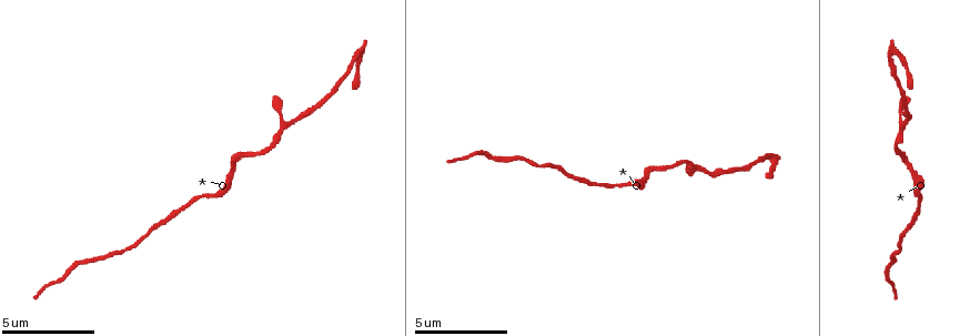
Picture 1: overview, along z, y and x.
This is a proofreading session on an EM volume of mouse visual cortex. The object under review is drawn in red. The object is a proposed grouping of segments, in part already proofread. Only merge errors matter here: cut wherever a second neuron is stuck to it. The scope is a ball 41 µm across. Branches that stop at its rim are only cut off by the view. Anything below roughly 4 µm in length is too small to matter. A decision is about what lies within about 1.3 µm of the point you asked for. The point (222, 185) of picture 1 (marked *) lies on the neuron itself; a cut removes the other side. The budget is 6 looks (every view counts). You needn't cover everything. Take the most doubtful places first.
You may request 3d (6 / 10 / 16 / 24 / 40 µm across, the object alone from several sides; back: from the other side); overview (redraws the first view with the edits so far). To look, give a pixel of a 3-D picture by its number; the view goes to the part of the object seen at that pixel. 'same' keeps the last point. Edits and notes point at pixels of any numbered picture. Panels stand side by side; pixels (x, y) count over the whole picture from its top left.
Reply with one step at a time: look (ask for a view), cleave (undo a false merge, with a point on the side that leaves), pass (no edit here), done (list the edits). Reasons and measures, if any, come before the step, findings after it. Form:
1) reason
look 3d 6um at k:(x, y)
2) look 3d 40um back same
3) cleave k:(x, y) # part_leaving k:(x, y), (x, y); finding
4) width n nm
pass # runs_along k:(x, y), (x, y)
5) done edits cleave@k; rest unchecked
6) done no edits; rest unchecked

sharp bend
look 3d 10um at 1:(765, 154)

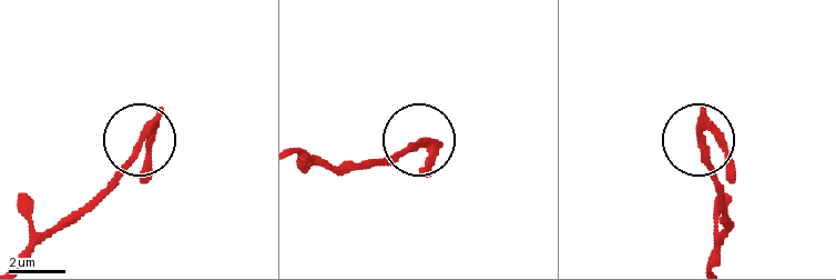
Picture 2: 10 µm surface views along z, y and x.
look 3d 6um at 2:(423, 144)

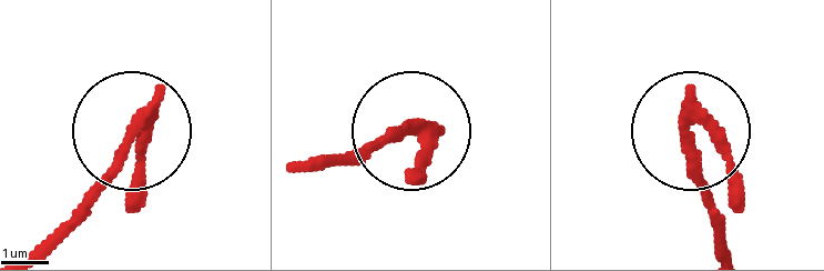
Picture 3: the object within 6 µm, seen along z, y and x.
pass # all the same neuron

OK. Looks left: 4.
calibre changes
look 3d 6um at 1:(236, 161)

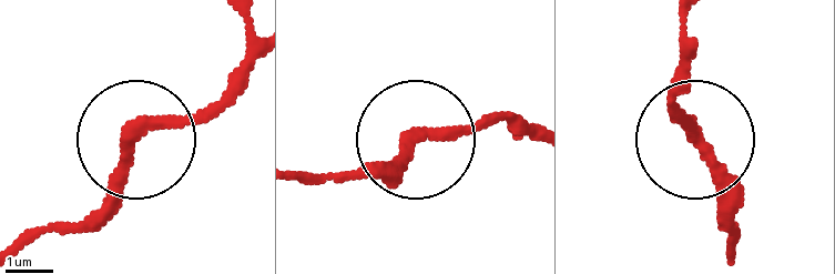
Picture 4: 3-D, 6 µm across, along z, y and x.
other side
look 3d 6um back at 4:(697, 140)

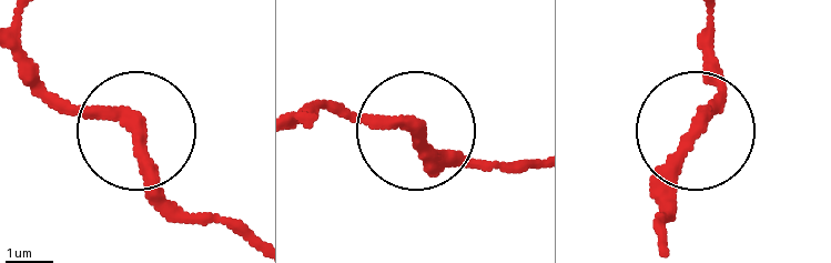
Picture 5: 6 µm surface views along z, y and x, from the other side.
width 270 nm
pass # continuous, no second neuron

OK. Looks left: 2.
sudden change in width
look 3d 16um at 1:(918, 212)

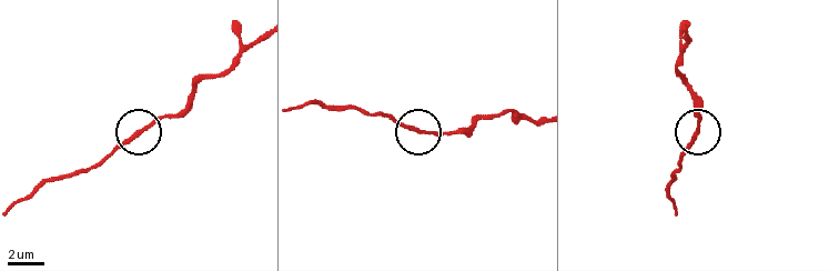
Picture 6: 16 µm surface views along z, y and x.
from behind
look 3d 16um back same

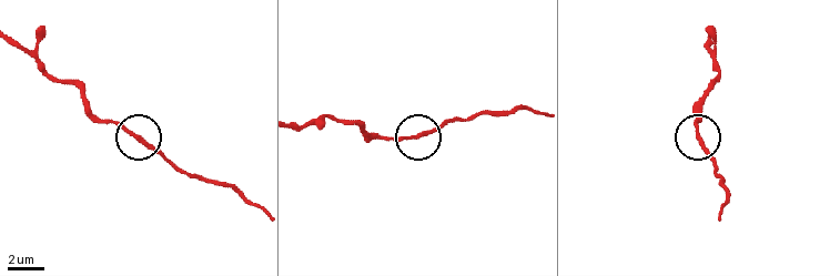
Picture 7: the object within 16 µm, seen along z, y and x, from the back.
pass # runs_along 7:(374, 139), (412, 139), (451, 121); continuous, no second neuron

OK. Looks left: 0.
done no edits; rest unchecked

